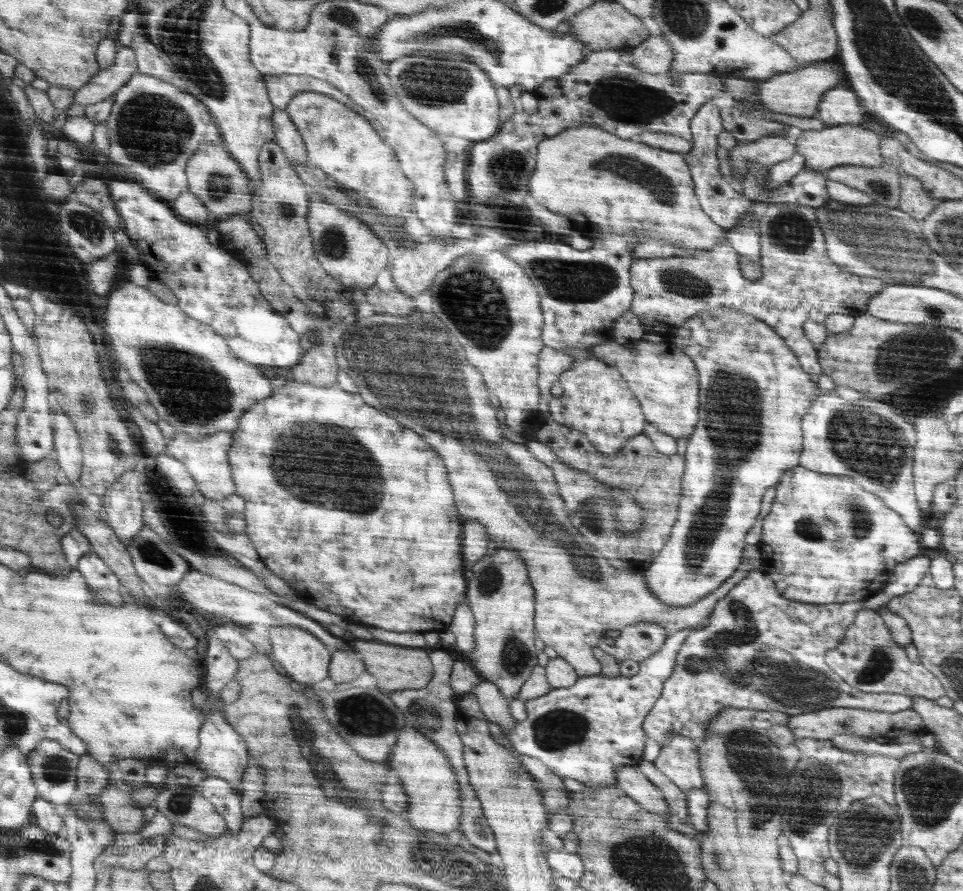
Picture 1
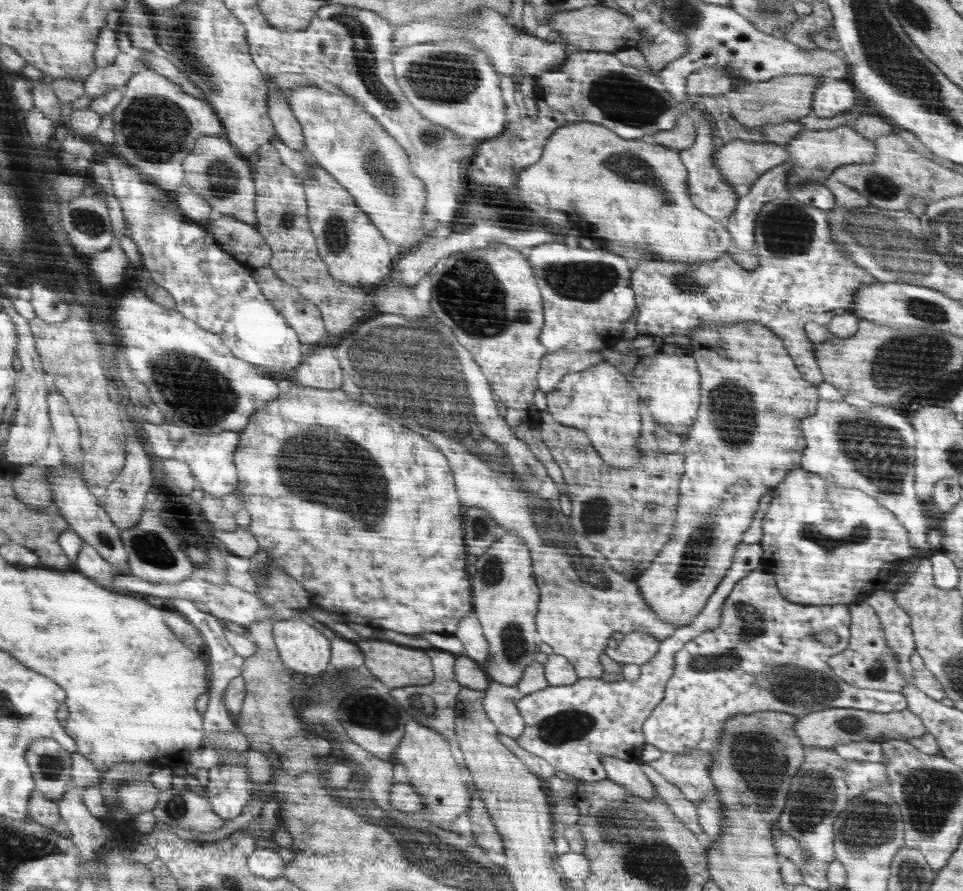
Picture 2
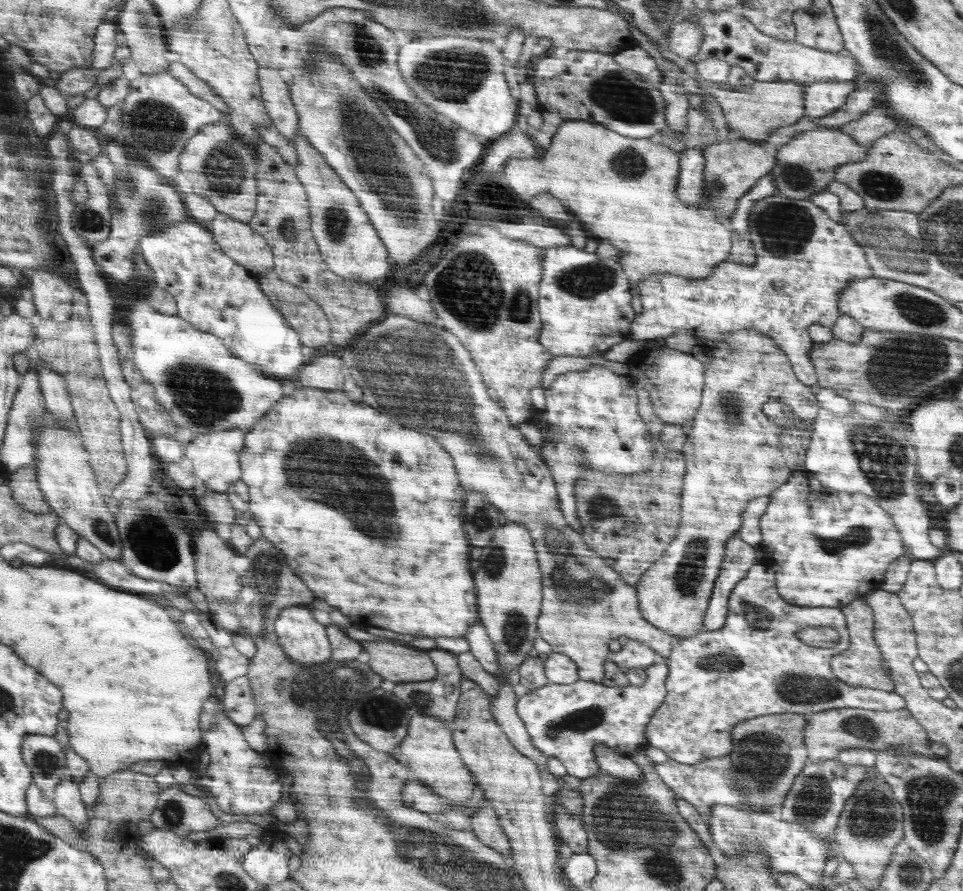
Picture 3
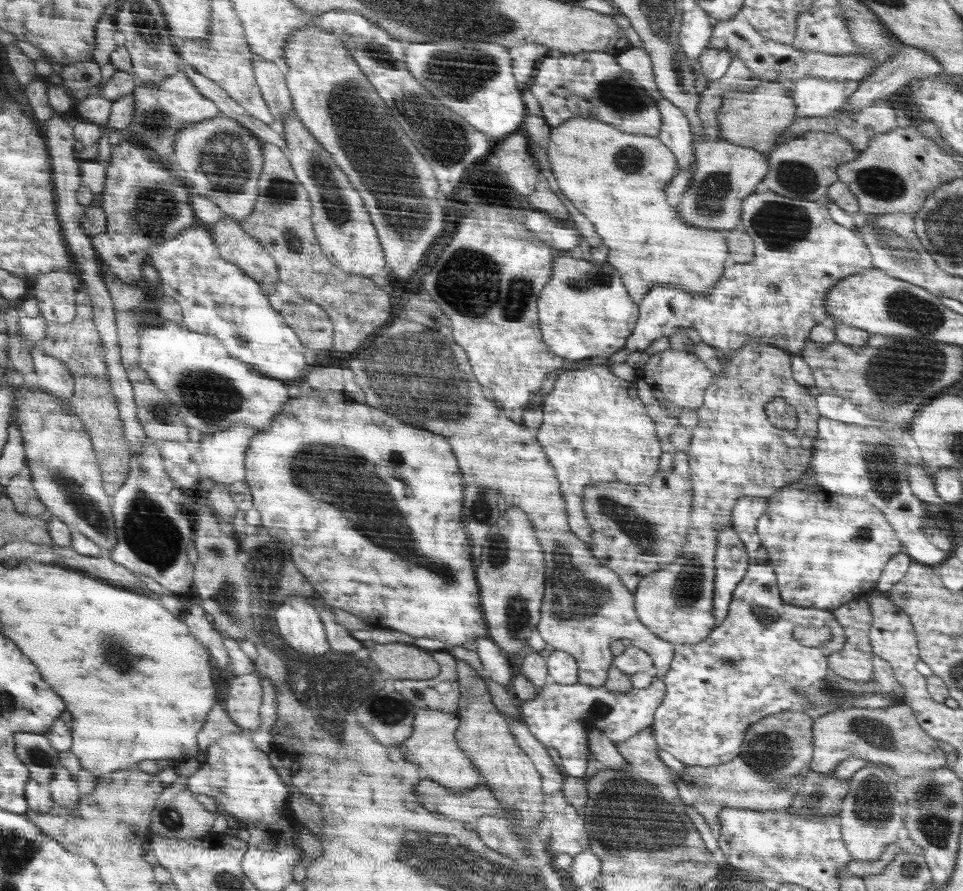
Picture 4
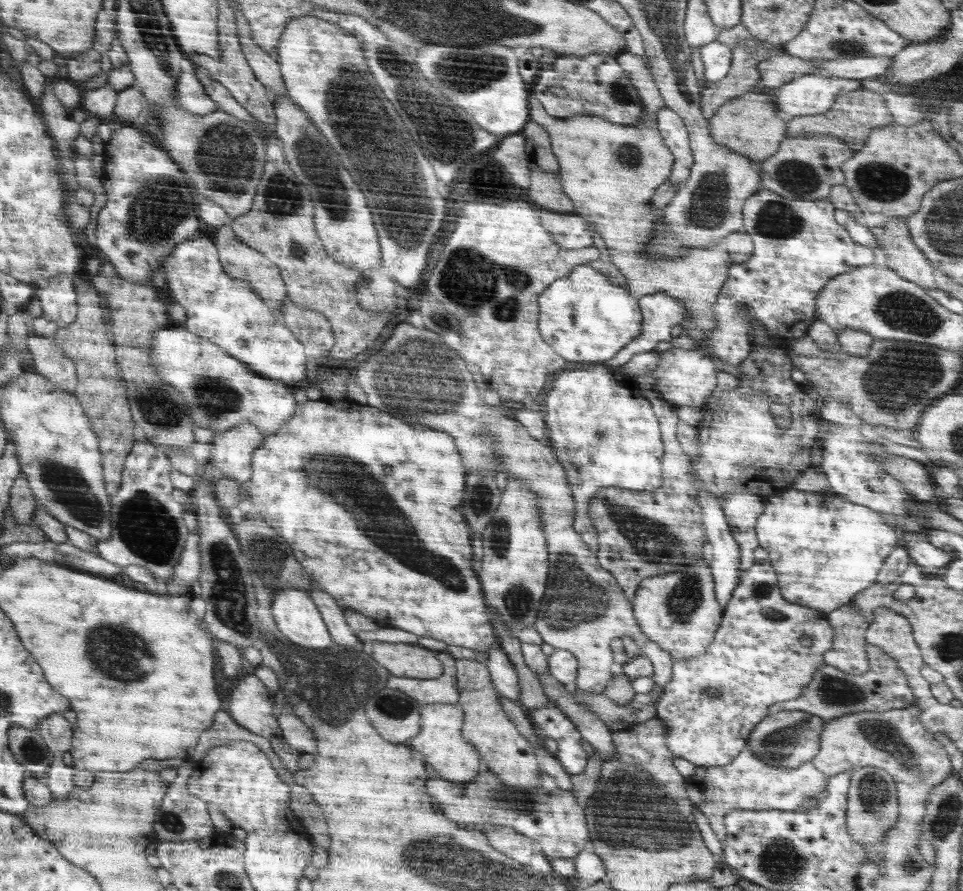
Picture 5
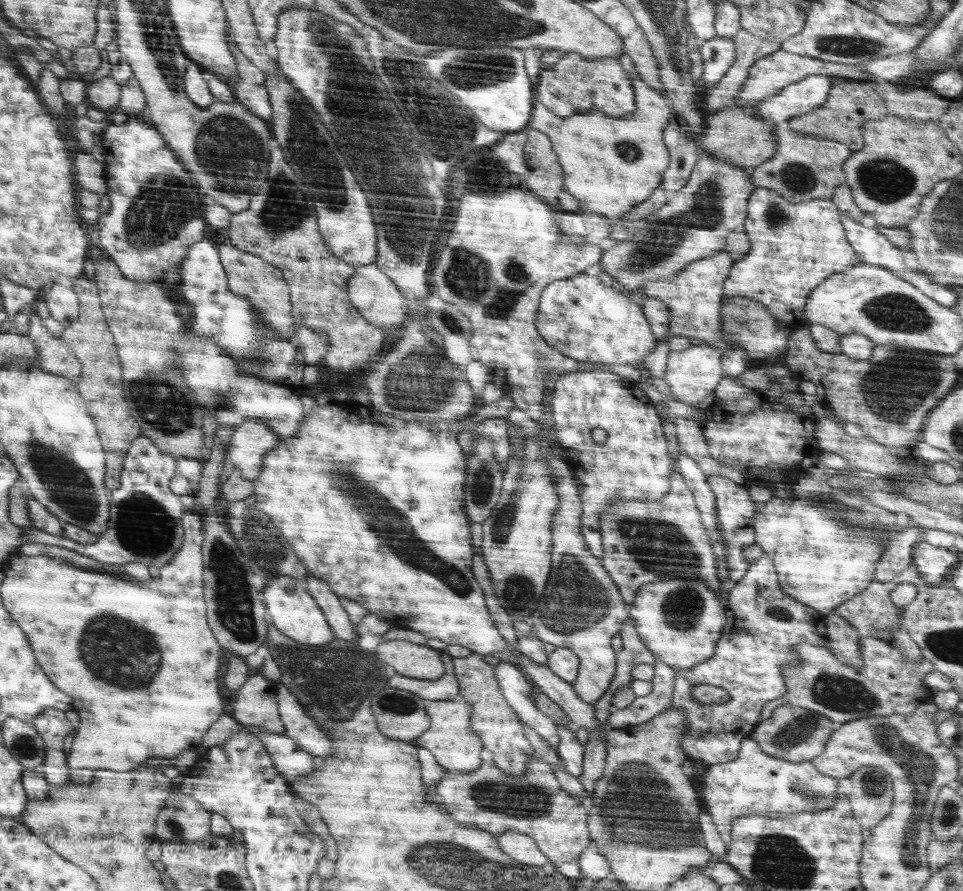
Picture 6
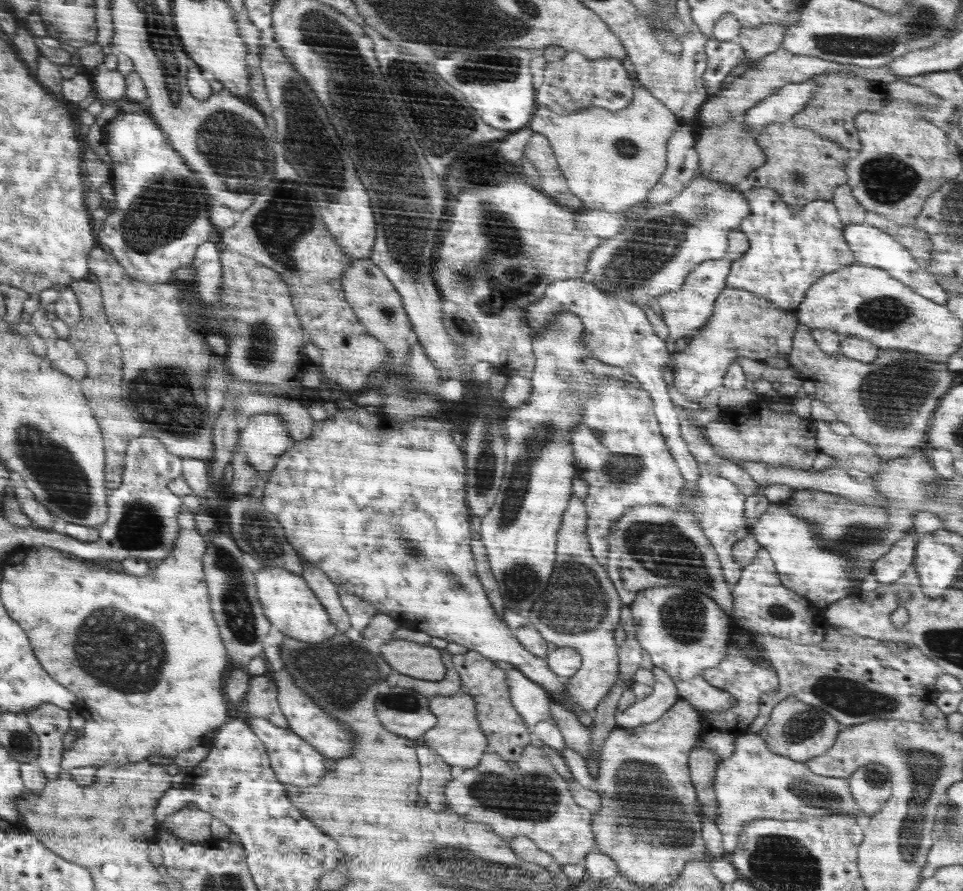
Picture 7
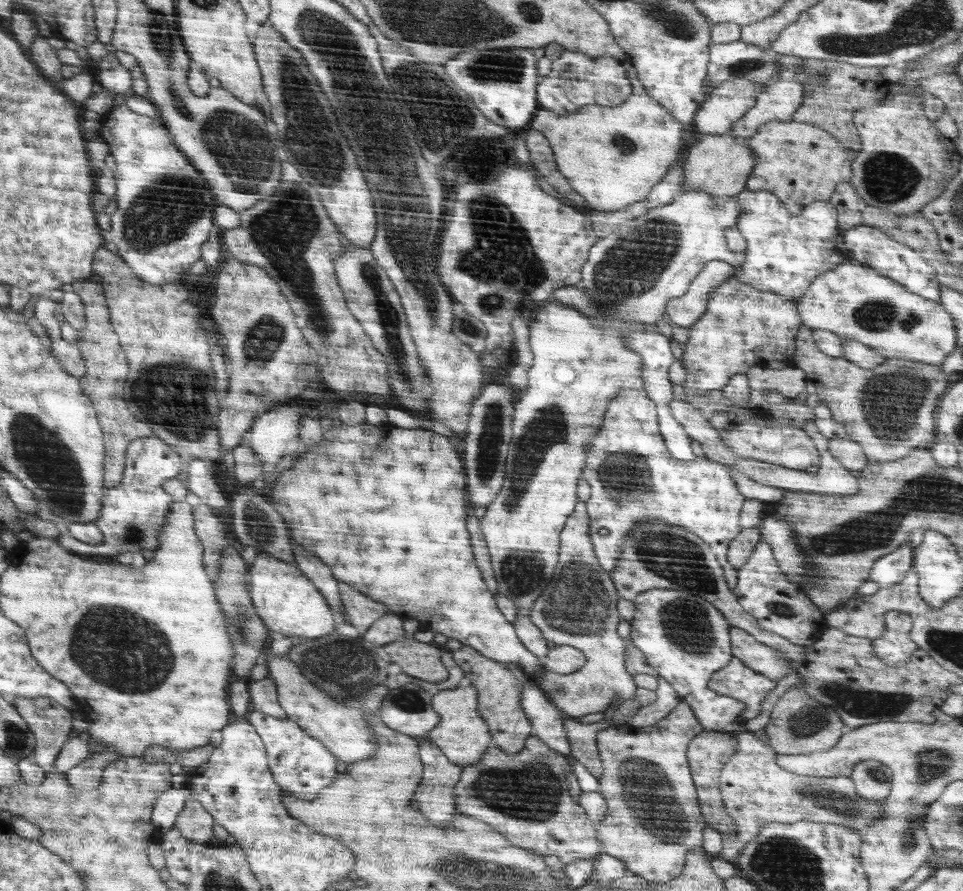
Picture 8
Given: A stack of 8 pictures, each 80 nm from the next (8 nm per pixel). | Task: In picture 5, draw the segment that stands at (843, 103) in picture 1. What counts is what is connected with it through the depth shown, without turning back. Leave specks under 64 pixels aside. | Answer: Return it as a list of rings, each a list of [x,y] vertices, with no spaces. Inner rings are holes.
[[[808,74],[783,85],[775,94],[780,115],[791,118],[826,113],[842,93],[862,88],[863,81]]]

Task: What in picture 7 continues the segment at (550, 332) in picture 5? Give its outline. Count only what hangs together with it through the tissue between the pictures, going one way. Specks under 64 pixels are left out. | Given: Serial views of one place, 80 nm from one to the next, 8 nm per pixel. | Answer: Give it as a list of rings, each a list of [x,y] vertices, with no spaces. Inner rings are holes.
[[[582,277],[570,278],[564,281],[557,281],[547,287],[544,298],[538,302],[528,305],[531,310],[534,324],[541,329],[547,329],[546,324],[551,325],[550,316],[558,313],[571,312],[577,314],[584,325],[585,345],[589,353],[600,359],[600,362],[621,366],[635,379],[641,383],[642,388],[651,395],[654,400],[655,414],[658,416],[659,426],[667,446],[675,461],[682,471],[686,480],[685,488],[696,496],[700,496],[698,489],[699,467],[697,460],[688,450],[687,442],[683,439],[680,428],[680,412],[672,403],[668,395],[667,383],[662,377],[662,370],[670,364],[670,354],[666,350],[666,344],[662,338],[658,338],[646,320],[646,314],[638,308],[638,305],[628,304],[624,298],[616,298],[615,294],[604,292],[592,282],[585,282]]]

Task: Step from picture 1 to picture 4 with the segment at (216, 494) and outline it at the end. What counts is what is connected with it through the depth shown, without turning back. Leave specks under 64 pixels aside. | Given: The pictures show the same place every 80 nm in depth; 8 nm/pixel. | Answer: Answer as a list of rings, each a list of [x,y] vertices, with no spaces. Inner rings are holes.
[[[243,424],[231,426],[230,429],[214,433],[213,435],[203,434],[199,441],[200,447],[190,451],[192,461],[197,462],[199,466],[200,478],[212,480],[216,486],[224,484],[227,487],[238,481],[245,481],[248,473],[246,454],[248,453],[249,445],[252,445],[253,437],[257,433],[256,429]]]

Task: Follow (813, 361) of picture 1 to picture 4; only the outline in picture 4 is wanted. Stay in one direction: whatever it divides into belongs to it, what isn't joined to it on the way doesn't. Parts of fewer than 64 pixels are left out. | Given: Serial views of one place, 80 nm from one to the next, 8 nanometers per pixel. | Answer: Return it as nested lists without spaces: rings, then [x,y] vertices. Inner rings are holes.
[[[772,191],[754,192],[742,202],[740,217],[743,229],[754,243],[754,258],[749,263],[726,264],[720,281],[707,294],[693,294],[672,285],[654,285],[639,302],[640,318],[635,330],[623,348],[609,356],[607,366],[615,369],[616,364],[626,361],[628,354],[644,351],[654,340],[672,336],[678,328],[695,328],[704,344],[718,348],[724,355],[737,352],[753,338],[763,339],[768,344],[787,350],[793,358],[795,381],[804,386],[815,386],[812,369],[802,357],[803,346],[810,340],[811,330],[816,325],[826,323],[828,328],[834,328],[833,318],[827,313],[827,294],[844,278],[871,269],[874,266],[874,255],[858,232],[840,226],[831,217],[826,203],[791,199]]]

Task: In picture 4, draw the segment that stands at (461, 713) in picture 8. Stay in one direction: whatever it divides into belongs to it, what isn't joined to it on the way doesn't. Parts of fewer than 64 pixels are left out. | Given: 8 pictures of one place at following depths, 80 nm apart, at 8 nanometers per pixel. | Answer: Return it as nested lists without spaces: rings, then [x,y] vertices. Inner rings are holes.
[[[418,709],[415,714],[413,733],[410,738],[400,746],[401,750],[406,750],[408,762],[418,764],[428,774],[426,778],[439,782],[449,791],[455,793],[465,793],[474,788],[477,784],[484,782],[483,774],[472,762],[468,760],[468,754],[461,750],[456,738],[456,732],[460,725],[460,718],[456,712],[445,713],[439,710]]]

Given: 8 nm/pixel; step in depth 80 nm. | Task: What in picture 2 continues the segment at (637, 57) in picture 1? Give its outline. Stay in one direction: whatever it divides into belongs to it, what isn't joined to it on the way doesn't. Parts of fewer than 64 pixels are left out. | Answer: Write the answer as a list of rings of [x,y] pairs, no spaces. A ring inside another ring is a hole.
[[[666,28],[654,38],[645,37],[638,49],[643,52],[650,71],[659,73],[665,67],[687,53],[686,38],[680,30]]]

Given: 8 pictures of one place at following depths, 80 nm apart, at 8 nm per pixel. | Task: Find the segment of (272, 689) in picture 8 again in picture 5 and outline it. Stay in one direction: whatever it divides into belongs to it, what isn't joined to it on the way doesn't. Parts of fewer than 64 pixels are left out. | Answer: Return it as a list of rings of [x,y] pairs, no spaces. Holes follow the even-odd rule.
[[[254,674],[238,679],[238,685],[230,694],[229,715],[244,728],[267,742],[273,737],[282,738],[277,718],[272,714],[272,705],[264,683]]]

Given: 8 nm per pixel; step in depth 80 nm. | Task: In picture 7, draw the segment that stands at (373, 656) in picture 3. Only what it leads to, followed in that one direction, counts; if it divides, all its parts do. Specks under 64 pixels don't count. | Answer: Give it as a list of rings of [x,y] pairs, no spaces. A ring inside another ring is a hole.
[[[392,640],[381,647],[380,654],[398,673],[426,681],[439,681],[447,676],[440,649],[430,644]]]

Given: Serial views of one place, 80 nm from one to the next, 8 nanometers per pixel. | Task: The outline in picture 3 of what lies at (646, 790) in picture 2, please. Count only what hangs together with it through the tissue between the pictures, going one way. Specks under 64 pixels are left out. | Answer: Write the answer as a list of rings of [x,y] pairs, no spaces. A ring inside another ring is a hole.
[[[604,745],[596,746],[594,753],[602,772],[626,781],[639,781],[642,778],[642,768],[628,756],[618,754]]]

